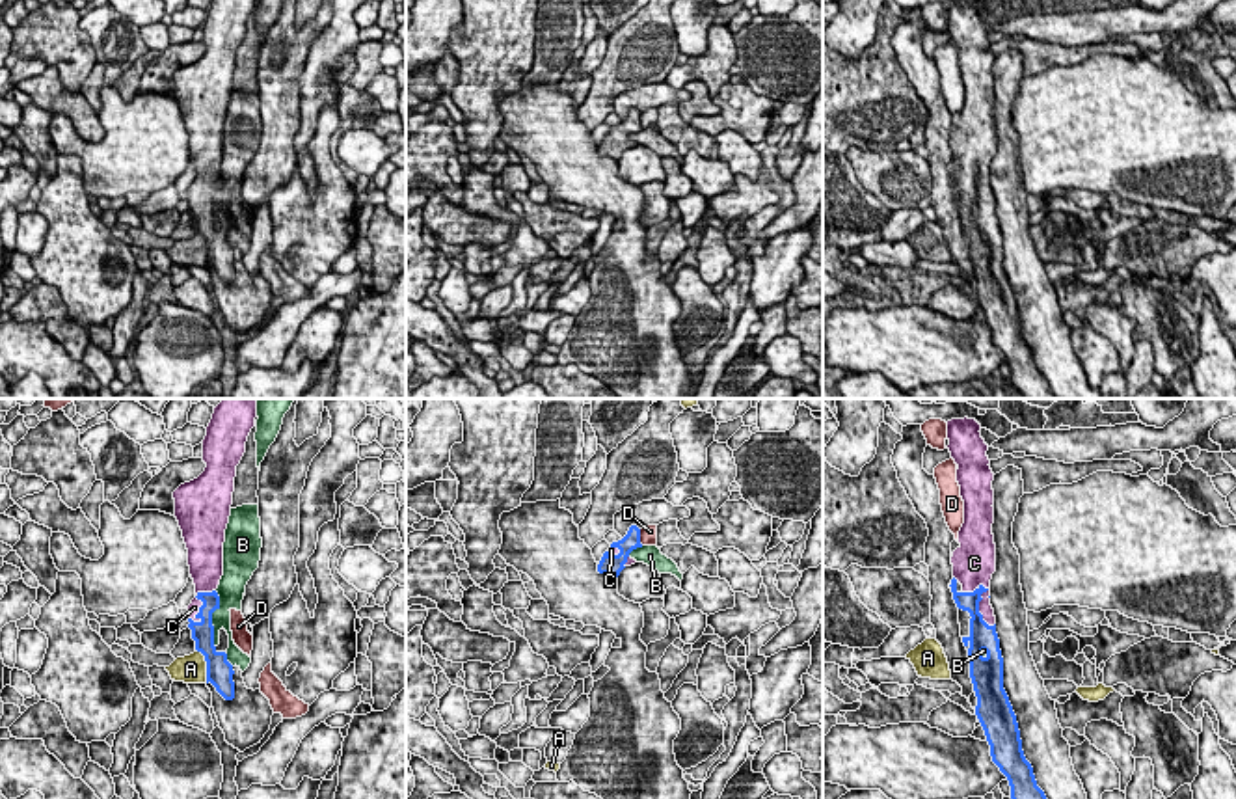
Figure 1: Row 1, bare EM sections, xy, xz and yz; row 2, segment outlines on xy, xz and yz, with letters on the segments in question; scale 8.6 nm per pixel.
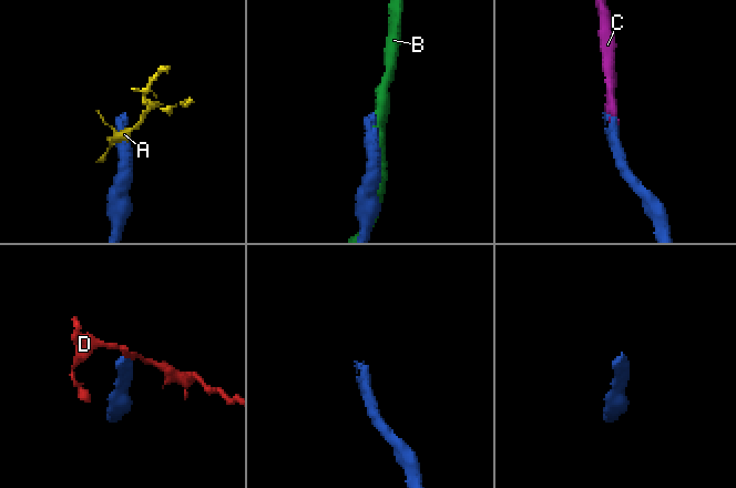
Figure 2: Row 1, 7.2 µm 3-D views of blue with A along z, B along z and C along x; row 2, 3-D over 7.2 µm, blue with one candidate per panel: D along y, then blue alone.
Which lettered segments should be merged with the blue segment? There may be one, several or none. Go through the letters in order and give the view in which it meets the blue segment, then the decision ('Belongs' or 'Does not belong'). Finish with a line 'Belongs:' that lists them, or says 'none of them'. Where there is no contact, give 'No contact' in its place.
A: Touches blue in xy. Does not belong
B: Touches blue in xy. Does not belong
C: Touches blue in yz. Belongs
D: Touches blue in xz. Does not belong
Belongs: C

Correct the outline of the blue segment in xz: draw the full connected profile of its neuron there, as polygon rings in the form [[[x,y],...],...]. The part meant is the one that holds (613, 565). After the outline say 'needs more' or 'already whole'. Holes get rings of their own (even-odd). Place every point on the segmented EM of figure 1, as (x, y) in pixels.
[[[631,525],[627,535],[622,540],[612,542],[611,548],[603,553],[598,564],[598,572],[618,577],[625,566],[637,562],[635,559],[629,557],[629,553],[637,548],[642,548],[640,529],[637,525]]]; needs more

